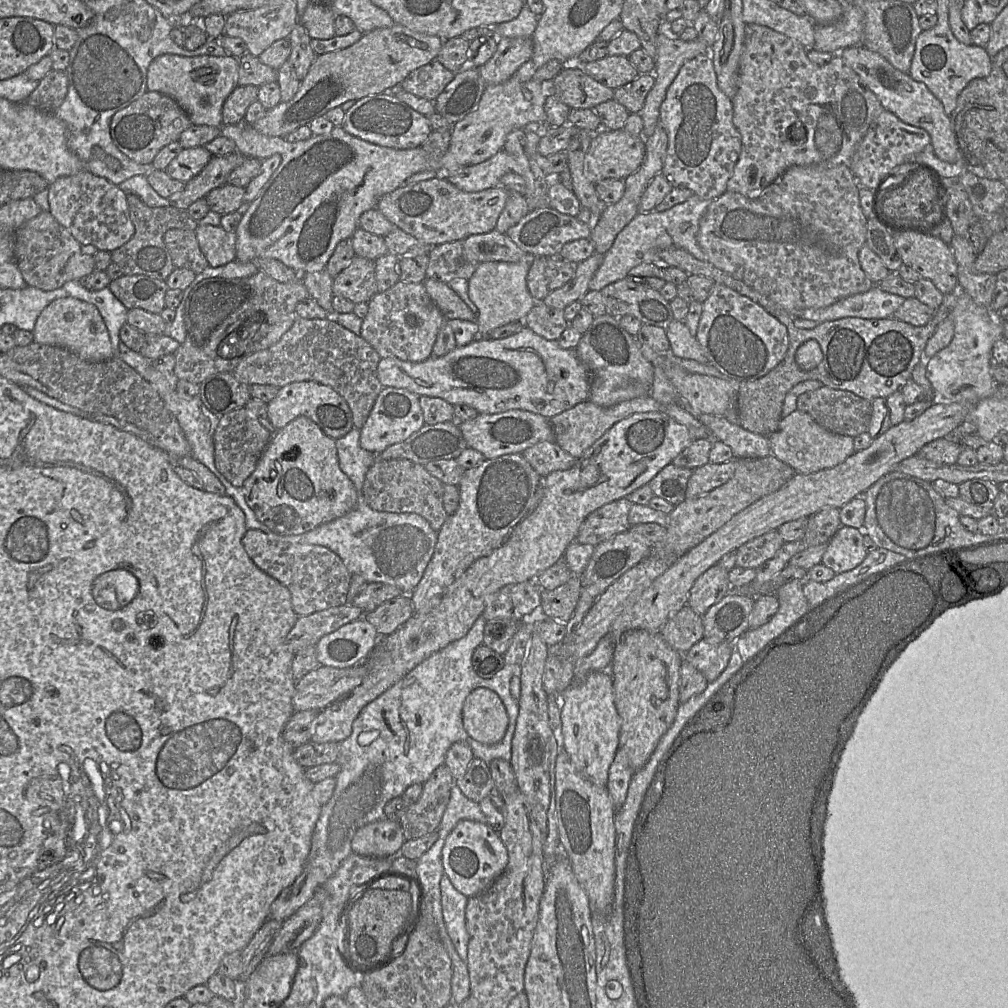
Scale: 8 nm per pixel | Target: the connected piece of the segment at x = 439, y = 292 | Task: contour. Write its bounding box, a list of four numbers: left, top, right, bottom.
[422,277,476,321]

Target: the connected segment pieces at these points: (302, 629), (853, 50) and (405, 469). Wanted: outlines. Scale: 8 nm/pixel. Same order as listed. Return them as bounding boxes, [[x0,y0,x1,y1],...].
[[286,604,364,654],[834,45,962,163],[362,459,448,533]]

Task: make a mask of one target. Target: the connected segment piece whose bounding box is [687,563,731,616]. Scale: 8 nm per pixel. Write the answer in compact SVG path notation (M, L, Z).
M716 563L695 580L689 592L687 605L703 616L711 606L730 593L728 571Z

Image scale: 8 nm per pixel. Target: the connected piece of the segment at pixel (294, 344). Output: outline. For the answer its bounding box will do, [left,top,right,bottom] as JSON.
[232,316,383,430]

